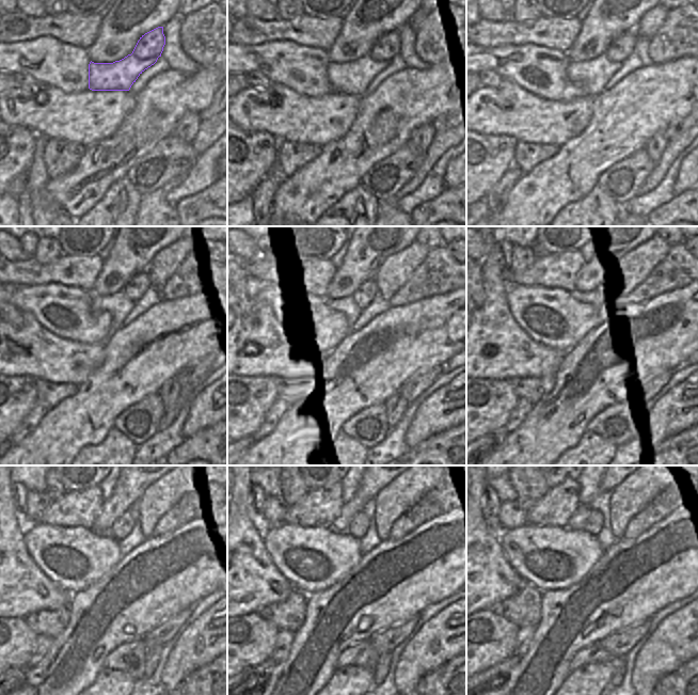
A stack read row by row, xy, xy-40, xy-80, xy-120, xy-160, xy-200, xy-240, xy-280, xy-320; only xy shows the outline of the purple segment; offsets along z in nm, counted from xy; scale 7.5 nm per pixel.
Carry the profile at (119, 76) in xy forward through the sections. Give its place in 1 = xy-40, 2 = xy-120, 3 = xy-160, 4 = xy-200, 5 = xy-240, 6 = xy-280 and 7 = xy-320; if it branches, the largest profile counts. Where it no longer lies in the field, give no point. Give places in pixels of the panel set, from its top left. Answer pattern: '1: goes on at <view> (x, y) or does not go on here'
1: goes on at xy-40 (353, 78)
2: goes on at xy-120 (119, 305)
3: goes on at xy-160 (352, 305)
4: goes on at xy-200 (604, 288)
5: goes on at xy-240 (123, 525)
6: goes on at xy-280 (360, 524)
7: goes on at xy-320 (595, 522)

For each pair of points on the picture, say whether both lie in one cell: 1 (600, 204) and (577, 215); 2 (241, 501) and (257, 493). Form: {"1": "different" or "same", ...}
{"1": "same", "2": "different"}

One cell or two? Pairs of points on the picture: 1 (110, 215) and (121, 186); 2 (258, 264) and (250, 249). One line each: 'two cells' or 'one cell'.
1: one cell
2: two cells

